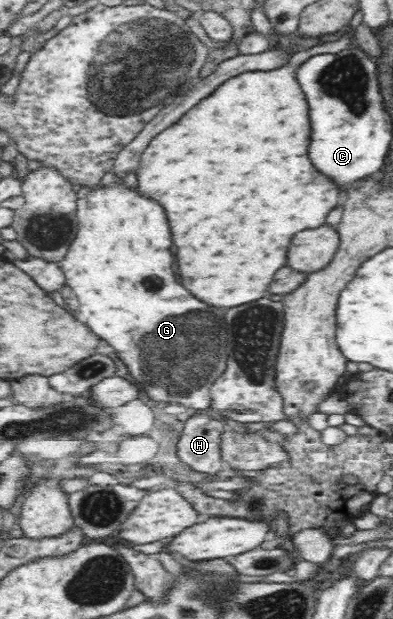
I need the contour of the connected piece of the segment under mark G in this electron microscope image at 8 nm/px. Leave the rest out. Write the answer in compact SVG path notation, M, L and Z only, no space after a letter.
M122 185L100 189L81 187L77 195L78 229L61 261L61 270L65 273L66 285L72 287L80 299L78 320L84 321L92 332L114 347L130 377L134 377L134 385L150 400L163 402L168 417L185 412L188 407L207 409L211 405L211 385L225 371L228 334L214 311L204 313L208 309L206 303L194 299L188 289L176 283L172 269L174 255L170 251L172 235L164 209Z

